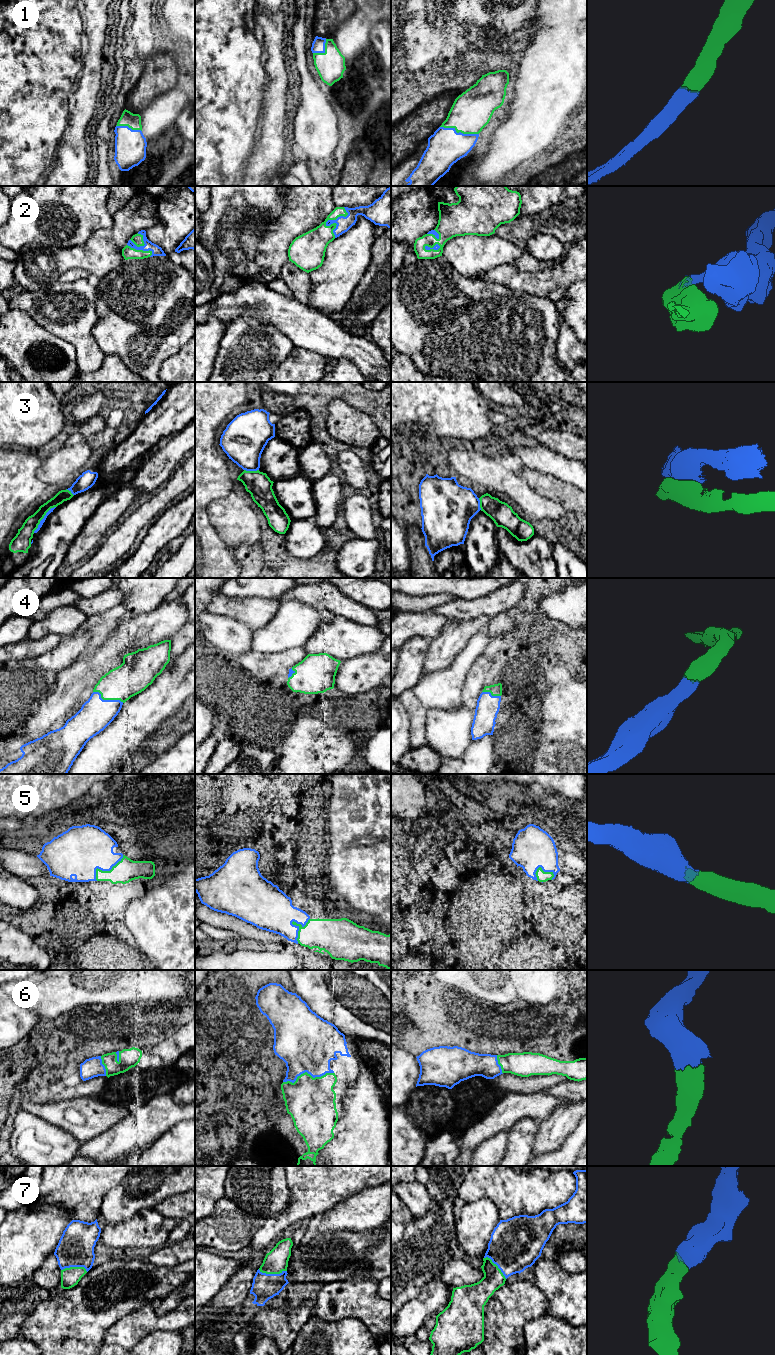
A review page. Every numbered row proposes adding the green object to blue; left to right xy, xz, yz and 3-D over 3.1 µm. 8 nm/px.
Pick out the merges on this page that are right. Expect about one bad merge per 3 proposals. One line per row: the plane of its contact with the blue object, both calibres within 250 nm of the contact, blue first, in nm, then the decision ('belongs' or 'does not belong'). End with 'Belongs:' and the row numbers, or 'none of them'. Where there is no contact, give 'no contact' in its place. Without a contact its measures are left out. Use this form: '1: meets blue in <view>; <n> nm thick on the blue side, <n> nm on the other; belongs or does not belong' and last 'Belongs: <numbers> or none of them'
1: meets blue in yz; 280 nm thick on the blue side, 320 nm on the other; belongs
2: meets blue in xz; 110 nm thick on the blue side, 260 nm on the other; belongs
3: meets blue in xy; 40 nm thick on the blue side, 140 nm on the other; does not belong
4: meets blue in xy; 260 nm thick on the blue side, 280 nm on the other; belongs
5: meets blue in xz; 340 nm thick on the blue side, 260 nm on the other; belongs
6: meets blue in xz; 460 nm thick on the blue side, 380 nm on the other; belongs
7: meets blue in xz; 200 nm thick on the blue side, 190 nm on the other; belongs
Belongs: 1, 2, 4, 5, 6, 7

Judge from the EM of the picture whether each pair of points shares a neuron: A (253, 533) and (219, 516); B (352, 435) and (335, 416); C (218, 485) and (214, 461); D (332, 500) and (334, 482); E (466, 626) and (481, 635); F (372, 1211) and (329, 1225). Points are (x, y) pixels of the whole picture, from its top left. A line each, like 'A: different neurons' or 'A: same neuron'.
A: same neuron
B: same neuron
C: same neuron
D: same neuron
E: different neurons
F: same neuron

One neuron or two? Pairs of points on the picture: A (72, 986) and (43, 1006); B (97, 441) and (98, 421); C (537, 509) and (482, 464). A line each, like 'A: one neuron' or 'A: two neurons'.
A: one neuron
B: two neurons
C: one neuron

